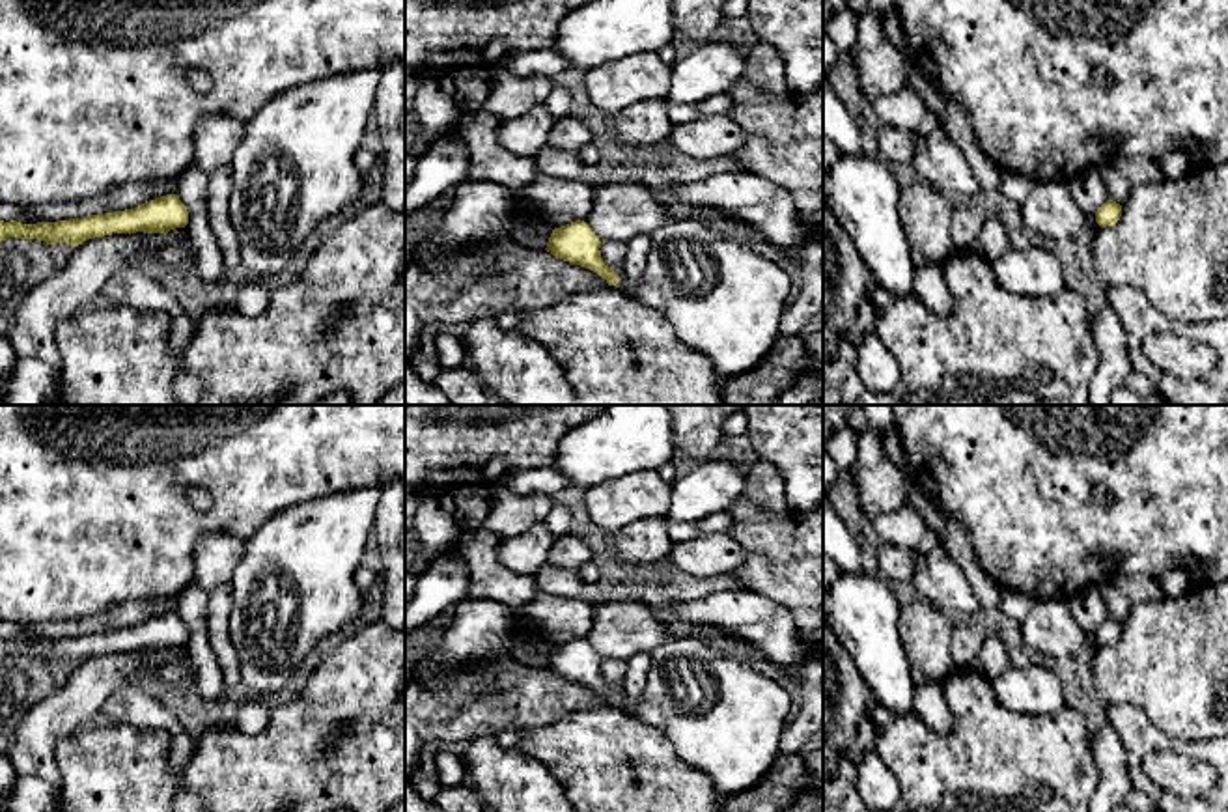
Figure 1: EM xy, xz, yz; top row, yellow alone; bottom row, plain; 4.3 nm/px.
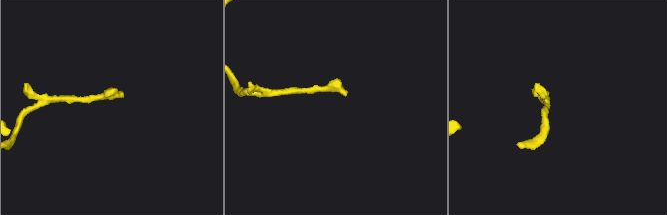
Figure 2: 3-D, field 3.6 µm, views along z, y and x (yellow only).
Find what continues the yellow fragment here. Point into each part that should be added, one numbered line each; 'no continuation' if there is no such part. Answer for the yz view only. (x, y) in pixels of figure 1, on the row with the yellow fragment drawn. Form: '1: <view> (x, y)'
no continuation

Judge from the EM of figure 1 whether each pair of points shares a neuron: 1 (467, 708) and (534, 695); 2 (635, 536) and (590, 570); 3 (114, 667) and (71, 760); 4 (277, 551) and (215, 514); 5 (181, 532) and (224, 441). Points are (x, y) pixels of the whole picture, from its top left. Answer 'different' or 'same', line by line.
1: same
2: different
3: different
4: different
5: same

